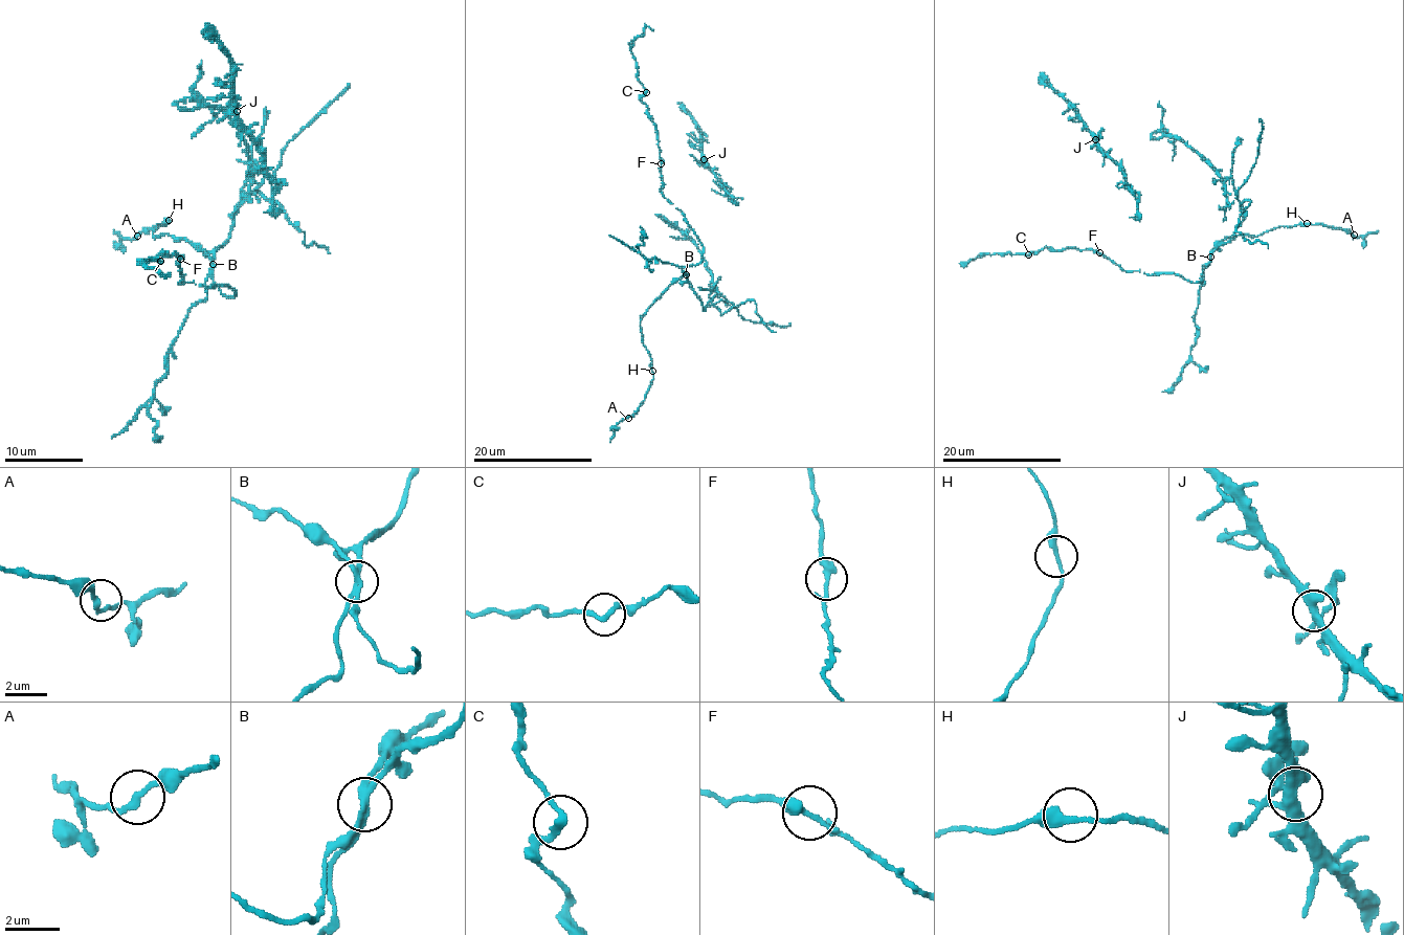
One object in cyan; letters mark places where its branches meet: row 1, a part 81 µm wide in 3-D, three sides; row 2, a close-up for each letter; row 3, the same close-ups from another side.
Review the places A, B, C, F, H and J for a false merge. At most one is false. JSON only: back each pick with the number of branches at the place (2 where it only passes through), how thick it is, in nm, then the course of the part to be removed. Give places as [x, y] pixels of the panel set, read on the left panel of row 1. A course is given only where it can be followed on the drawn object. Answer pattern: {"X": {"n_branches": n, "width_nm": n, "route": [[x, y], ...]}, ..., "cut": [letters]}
{"B": {"n_branches": 3, "width_nm": 220, "route": [[213, 265], [213, 254], [228, 240], [252, 161], [232, 120], [194, 89], [201, 60]]}, "cut": ["B"]}

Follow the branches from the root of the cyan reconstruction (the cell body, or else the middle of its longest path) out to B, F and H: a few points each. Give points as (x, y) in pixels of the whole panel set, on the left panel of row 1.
B: (224, 243), (215, 253), (213, 265)
F: (224, 243), (213, 259), (213, 282), (232, 297), (235, 292), (228, 286), (205, 288), (180, 282), (180, 259)
H: (224, 243), (213, 251), (199, 251), (192, 243), (166, 234), (154, 238), (154, 227), (169, 220)

